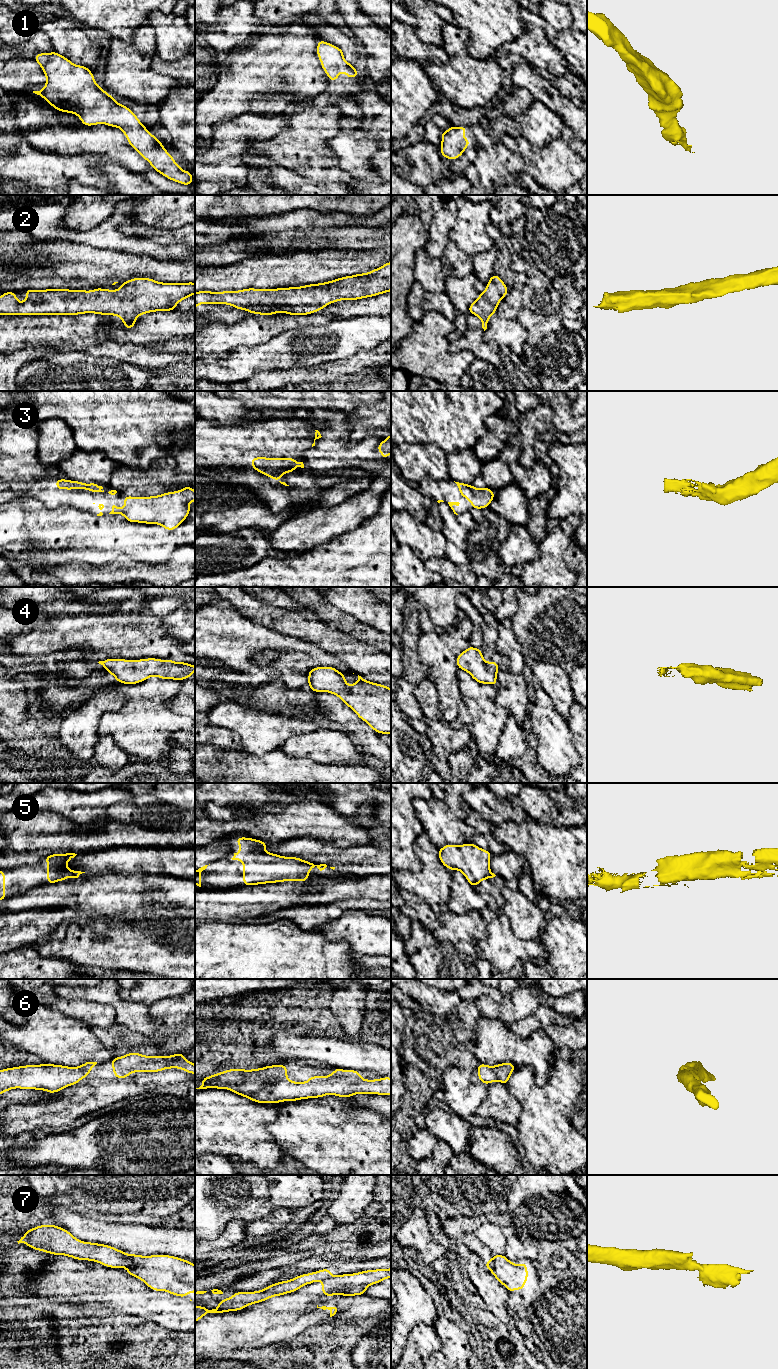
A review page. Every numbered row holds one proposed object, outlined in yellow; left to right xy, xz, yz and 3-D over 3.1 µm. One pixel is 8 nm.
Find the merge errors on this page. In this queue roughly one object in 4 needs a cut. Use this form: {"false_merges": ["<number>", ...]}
{"false_merges": ["7"]}

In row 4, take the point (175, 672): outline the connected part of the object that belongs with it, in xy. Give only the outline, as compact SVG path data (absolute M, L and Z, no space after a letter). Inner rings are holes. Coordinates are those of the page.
M109 658L98 663L122 684L138 684L151 676L181 681L190 678L195 672L194 665L170 659L147 658L129 661L123 658Z

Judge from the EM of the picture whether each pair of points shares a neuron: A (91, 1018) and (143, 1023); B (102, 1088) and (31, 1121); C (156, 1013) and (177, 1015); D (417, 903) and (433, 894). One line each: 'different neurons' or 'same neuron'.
A: different neurons
B: same neuron
C: same neuron
D: different neurons

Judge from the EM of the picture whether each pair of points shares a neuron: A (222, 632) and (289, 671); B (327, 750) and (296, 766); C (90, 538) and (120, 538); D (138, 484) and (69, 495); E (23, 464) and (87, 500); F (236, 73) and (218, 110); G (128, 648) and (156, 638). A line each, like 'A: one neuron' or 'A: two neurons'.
A: one neuron
B: two neurons
C: one neuron
D: one neuron
E: two neurons
F: one neuron
G: one neuron

